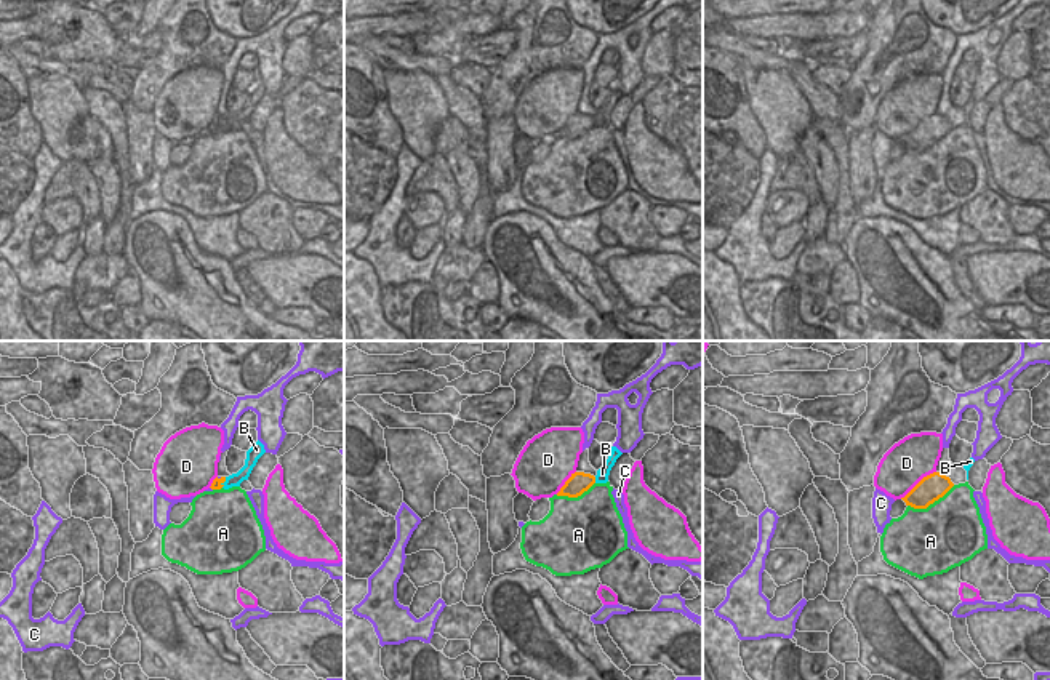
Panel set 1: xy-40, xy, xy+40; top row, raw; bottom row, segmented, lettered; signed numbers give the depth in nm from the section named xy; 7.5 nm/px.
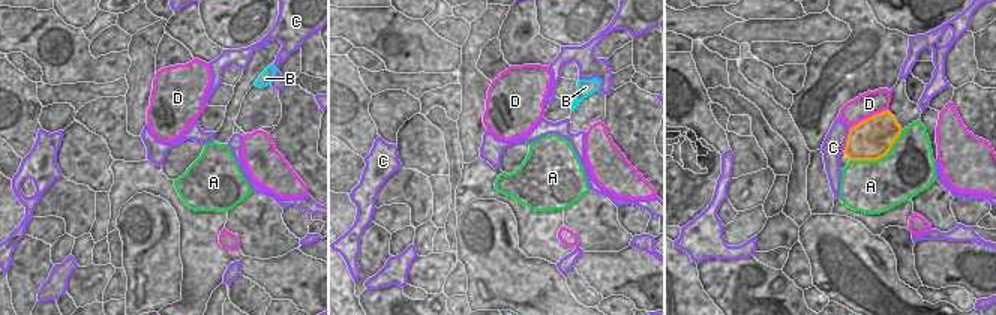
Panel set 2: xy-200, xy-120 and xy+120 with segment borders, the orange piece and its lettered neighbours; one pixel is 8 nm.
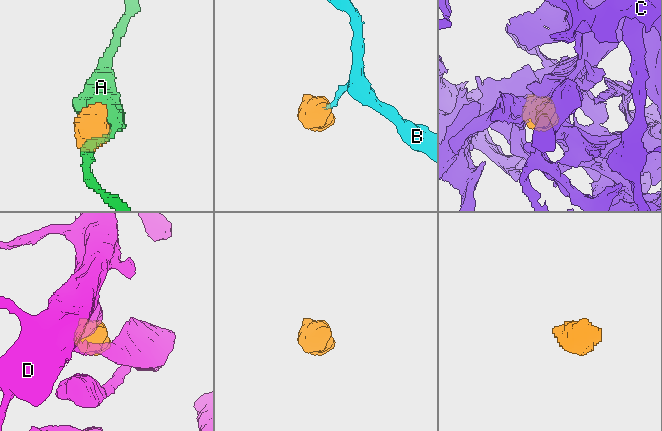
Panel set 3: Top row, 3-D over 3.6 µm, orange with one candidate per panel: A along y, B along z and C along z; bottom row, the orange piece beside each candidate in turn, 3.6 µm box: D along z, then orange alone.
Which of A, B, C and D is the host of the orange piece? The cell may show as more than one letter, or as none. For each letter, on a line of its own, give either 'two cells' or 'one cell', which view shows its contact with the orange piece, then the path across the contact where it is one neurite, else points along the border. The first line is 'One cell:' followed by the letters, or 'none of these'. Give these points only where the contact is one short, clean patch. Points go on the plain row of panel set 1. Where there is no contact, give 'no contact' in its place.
One cell: B
A: two cells; meets orange in xy+40
B: one cell; meets orange in xy; runs through xy (580, 124), (594, 122), (602, 116)
C: two cells; meets orange in xy-40
D: two cells; meets orange in xy+40; border along xy+40 (935, 112), (924, 117), (900, 140)

